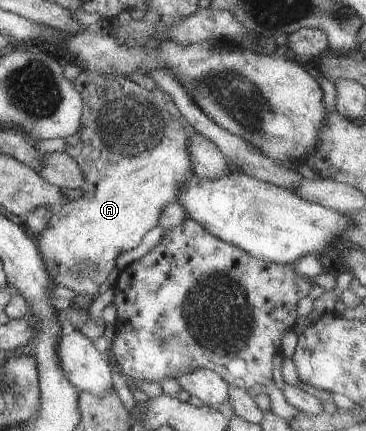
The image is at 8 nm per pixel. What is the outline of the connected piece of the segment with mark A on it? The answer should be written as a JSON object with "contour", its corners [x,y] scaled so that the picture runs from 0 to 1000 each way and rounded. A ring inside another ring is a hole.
{"contour":[[[230,160],[197,183],[194,195],[219,218],[224,258],[210,302],[175,320],[175,355],[216,383],[227,406],[224,452],[153,485],[131,506],[126,527],[104,541],[96,571],[120,603],[134,645],[153,664],[260,691],[268,661],[317,615],[317,596],[366,578],[393,543],[429,522],[440,485],[484,466],[505,415],[525,404],[508,341],[511,323],[536,304],[445,209],[402,211],[339,176],[279,179]]]}

